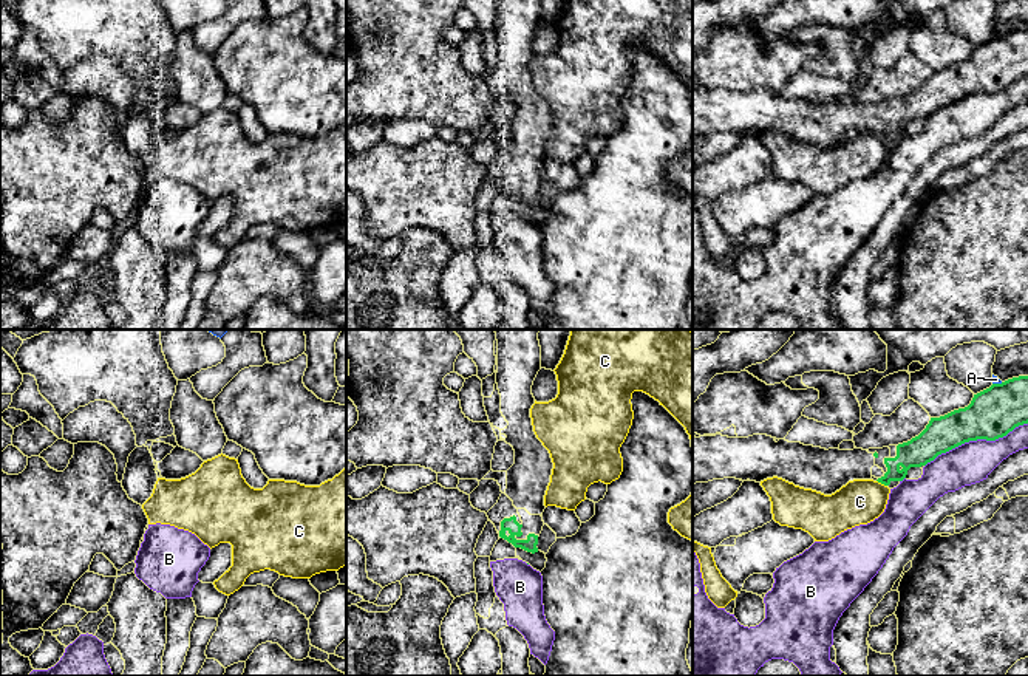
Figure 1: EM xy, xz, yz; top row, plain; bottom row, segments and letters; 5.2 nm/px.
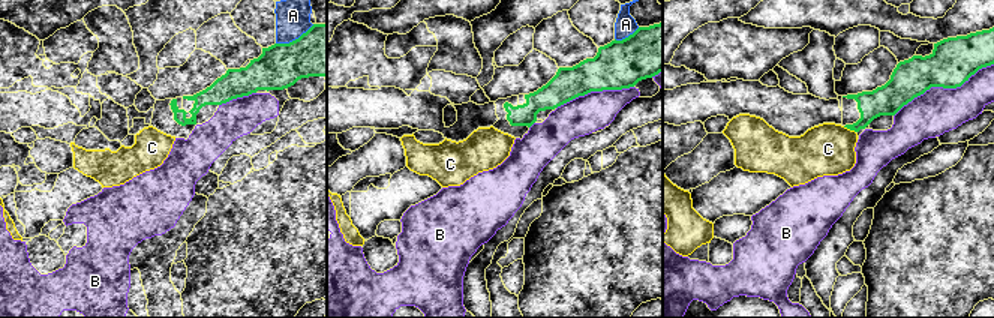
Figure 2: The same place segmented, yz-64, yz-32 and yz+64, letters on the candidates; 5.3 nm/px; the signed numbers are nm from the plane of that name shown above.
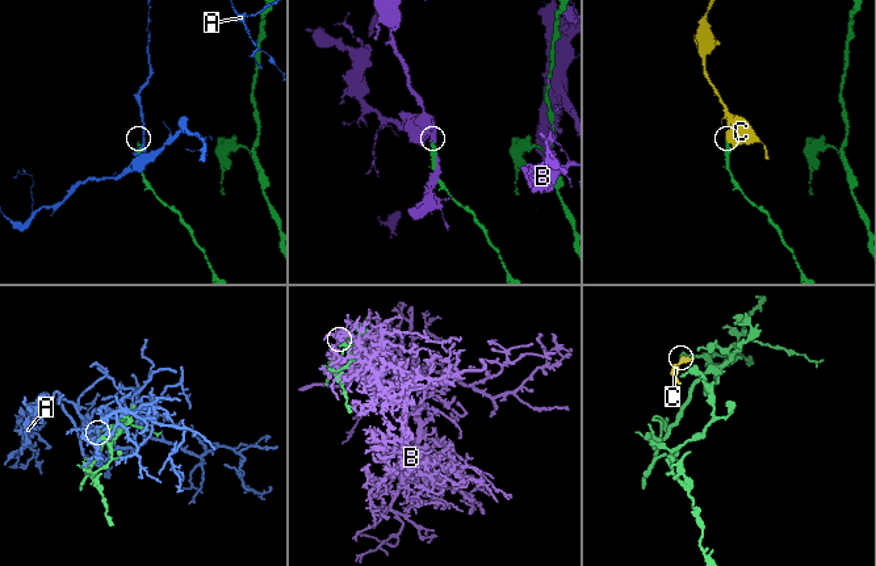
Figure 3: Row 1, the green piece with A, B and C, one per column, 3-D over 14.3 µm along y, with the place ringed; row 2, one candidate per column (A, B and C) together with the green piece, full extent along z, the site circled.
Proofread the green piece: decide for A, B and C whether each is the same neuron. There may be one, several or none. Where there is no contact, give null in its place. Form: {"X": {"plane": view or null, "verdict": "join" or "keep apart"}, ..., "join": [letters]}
{"A": {"plane": "yz", "verdict": "keep apart"}, "B": {"plane": "yz", "verdict": "keep apart"}, "C": {"plane": "yz", "verdict": "keep apart"}, "join": []}

